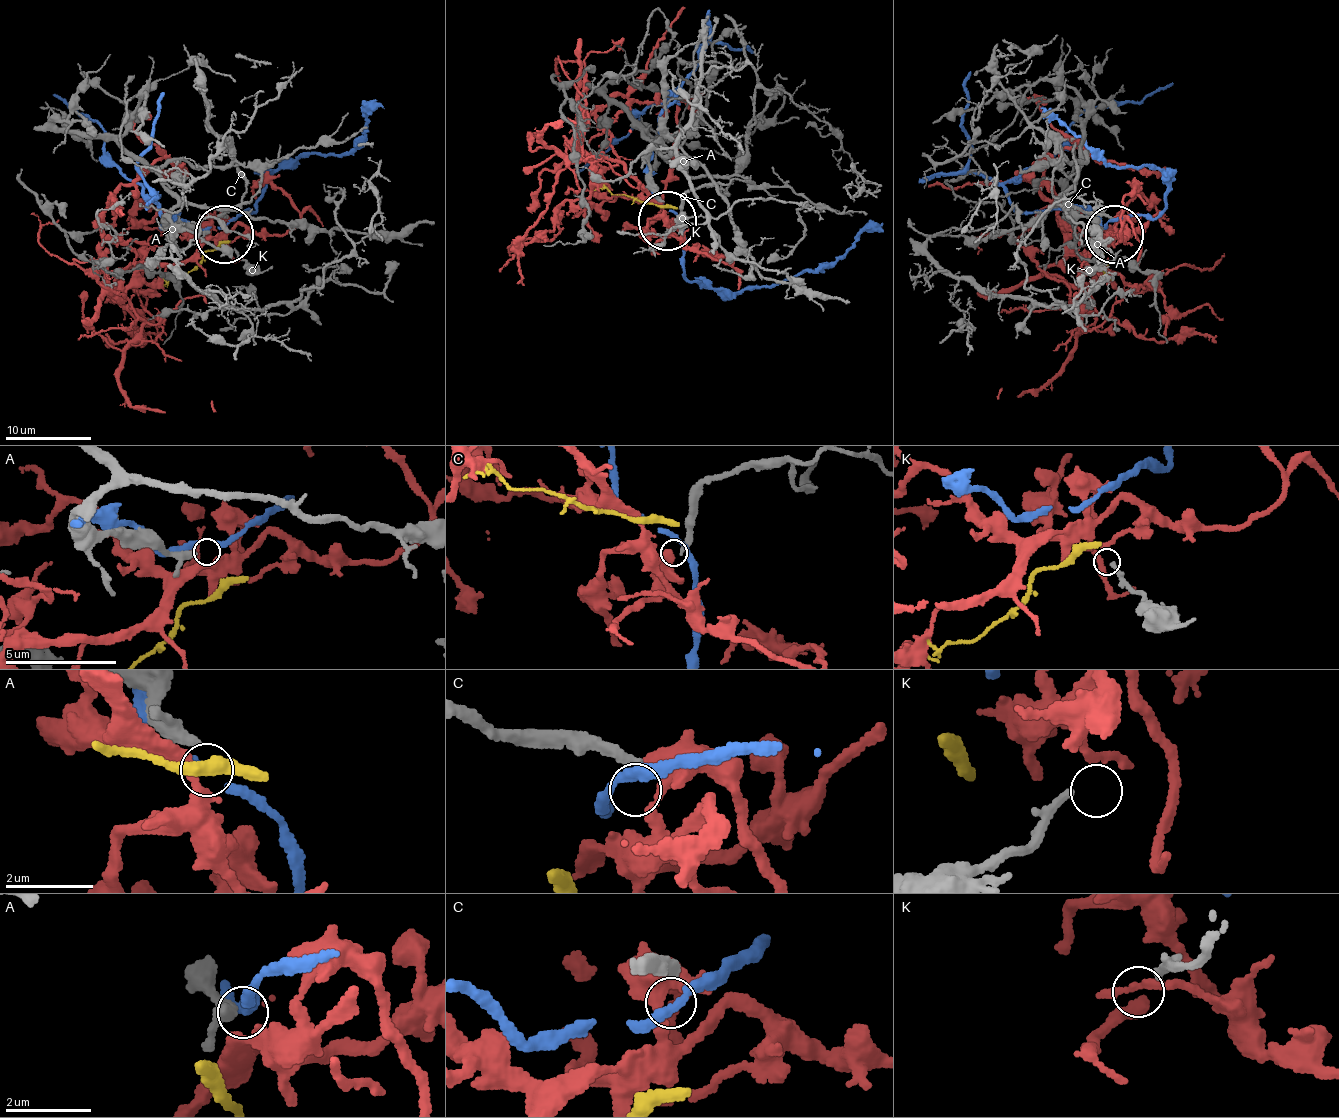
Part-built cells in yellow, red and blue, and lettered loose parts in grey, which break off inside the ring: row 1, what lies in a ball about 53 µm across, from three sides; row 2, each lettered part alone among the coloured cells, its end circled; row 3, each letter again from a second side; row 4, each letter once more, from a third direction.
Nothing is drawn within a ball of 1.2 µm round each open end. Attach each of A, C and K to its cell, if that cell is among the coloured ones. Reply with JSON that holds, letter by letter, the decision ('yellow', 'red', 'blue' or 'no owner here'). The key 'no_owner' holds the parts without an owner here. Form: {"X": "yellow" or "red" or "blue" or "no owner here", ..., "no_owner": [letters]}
{"A": "no owner here", "C": "no owner here", "K": "no owner here", "no_owner": ["A", "C", "K"]}

